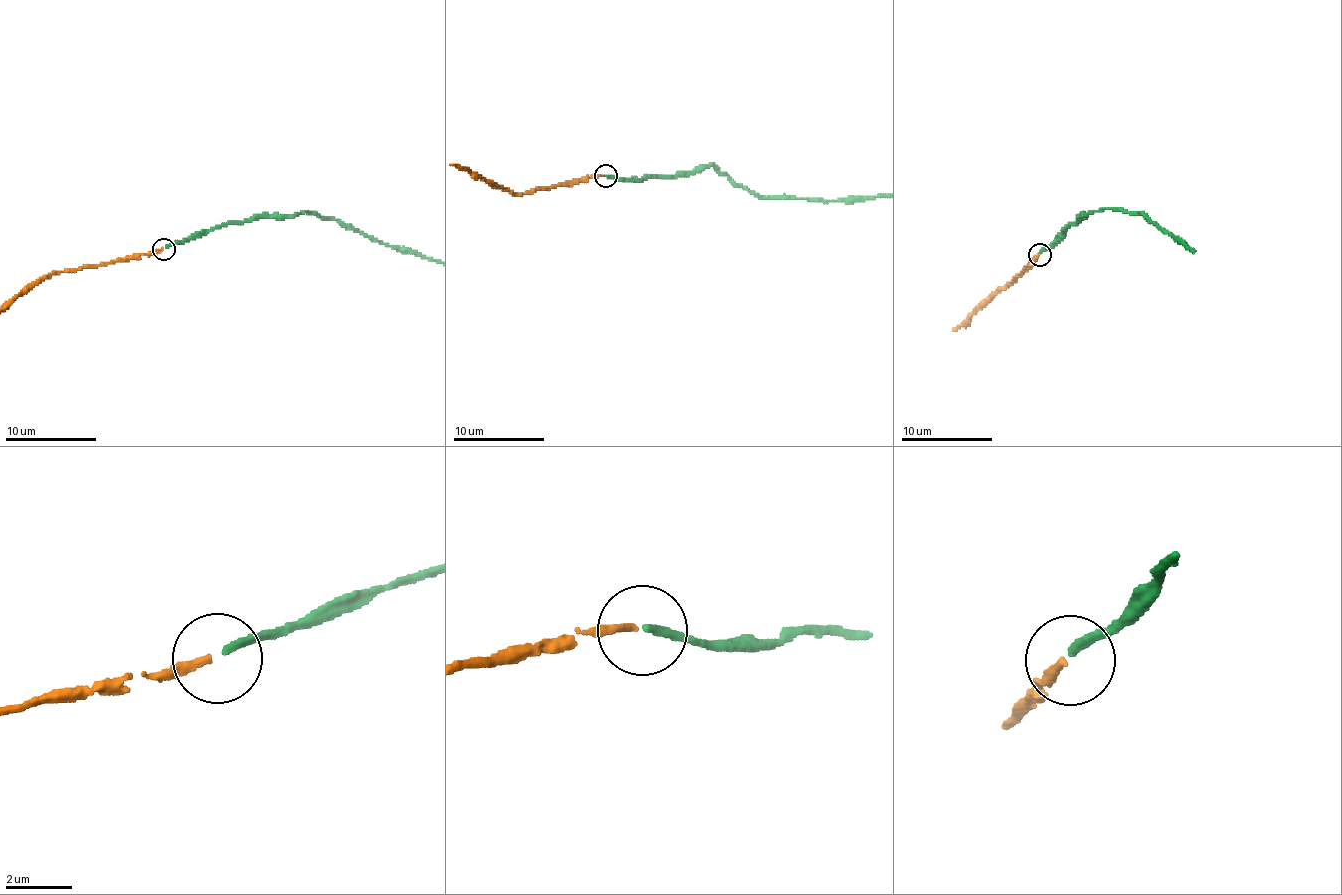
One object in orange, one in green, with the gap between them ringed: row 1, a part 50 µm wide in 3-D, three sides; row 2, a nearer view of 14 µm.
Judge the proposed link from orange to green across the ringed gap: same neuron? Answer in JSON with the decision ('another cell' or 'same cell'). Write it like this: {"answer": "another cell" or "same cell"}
{"answer": "same cell"}

